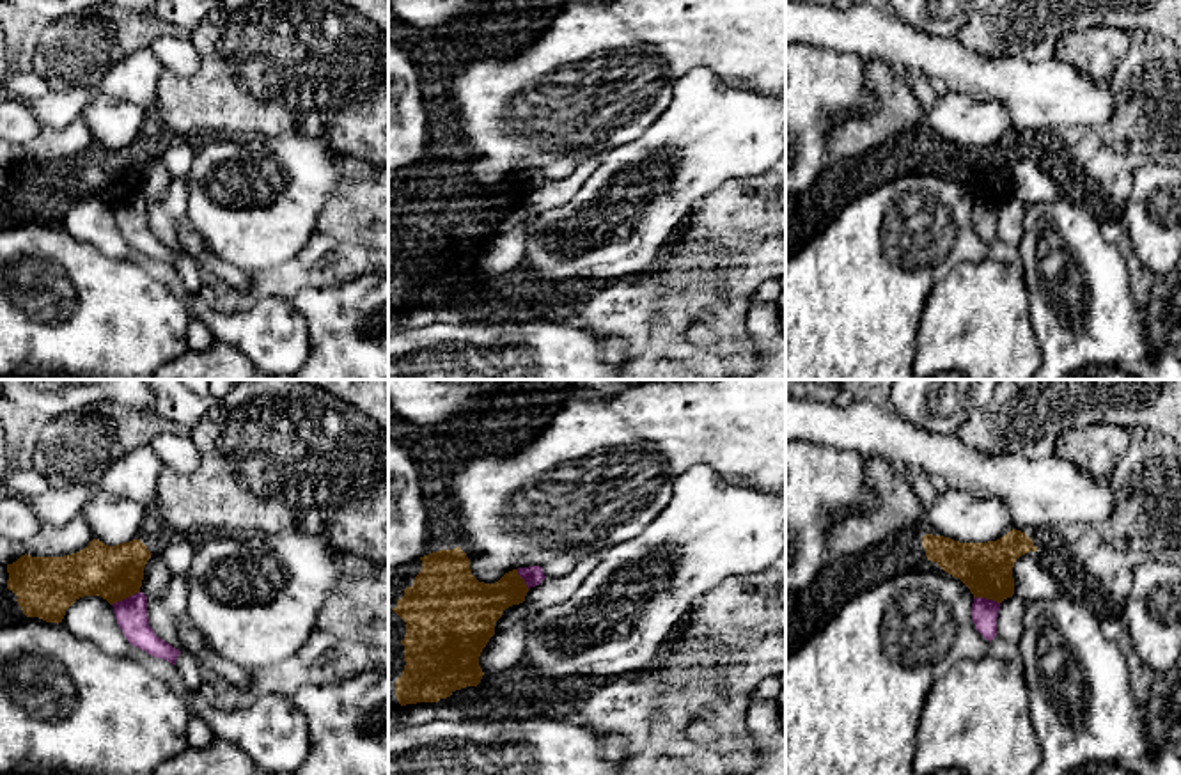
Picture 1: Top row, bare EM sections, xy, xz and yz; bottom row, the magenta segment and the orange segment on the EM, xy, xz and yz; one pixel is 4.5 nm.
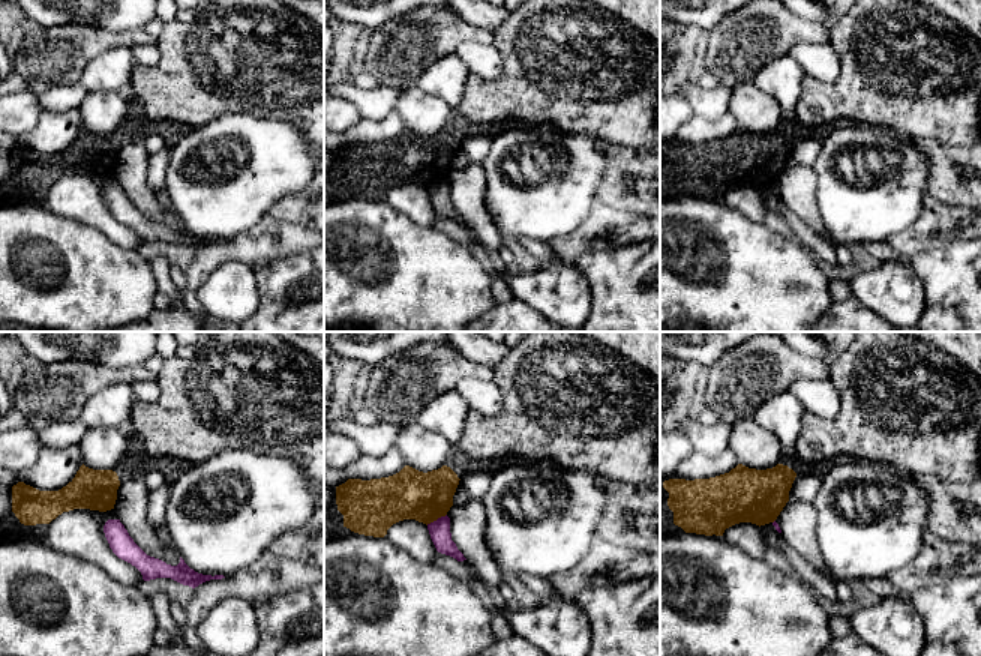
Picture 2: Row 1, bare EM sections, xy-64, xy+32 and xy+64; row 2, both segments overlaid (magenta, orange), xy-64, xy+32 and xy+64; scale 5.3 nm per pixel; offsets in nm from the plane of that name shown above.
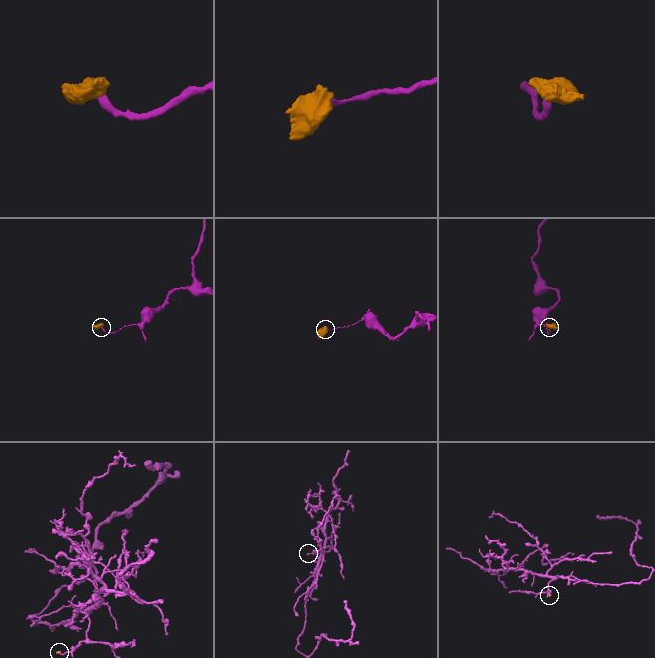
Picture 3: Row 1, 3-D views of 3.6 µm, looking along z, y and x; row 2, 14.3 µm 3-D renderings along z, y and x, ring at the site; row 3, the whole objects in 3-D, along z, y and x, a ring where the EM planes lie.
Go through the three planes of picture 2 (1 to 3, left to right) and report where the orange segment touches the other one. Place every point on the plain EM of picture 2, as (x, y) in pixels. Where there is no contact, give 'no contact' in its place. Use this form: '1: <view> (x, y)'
1: no contact
2: xy+32 (437, 183)
3: no contact

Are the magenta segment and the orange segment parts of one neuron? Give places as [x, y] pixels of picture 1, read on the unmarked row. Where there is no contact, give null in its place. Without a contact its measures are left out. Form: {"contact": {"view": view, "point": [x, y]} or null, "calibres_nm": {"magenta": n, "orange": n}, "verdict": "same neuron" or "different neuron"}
{"contact": {"view": "xy", "point": [126, 201]}, "calibres_nm": {"magenta": 140, "orange": 240}, "verdict": "different neuron"}

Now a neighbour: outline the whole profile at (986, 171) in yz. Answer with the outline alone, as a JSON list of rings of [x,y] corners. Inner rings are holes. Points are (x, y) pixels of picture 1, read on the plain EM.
[[[1016,131],[988,145],[959,145],[950,140],[926,137],[922,138],[922,149],[927,163],[959,181],[974,200],[997,206],[1014,197],[1014,165],[1028,154],[1037,154],[1034,144]]]

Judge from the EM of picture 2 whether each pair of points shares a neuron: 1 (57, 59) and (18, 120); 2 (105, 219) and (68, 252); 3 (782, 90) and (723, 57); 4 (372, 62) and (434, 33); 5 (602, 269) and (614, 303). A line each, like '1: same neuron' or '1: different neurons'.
1: different neurons
2: different neurons
3: different neurons
4: same neuron
5: same neuron

